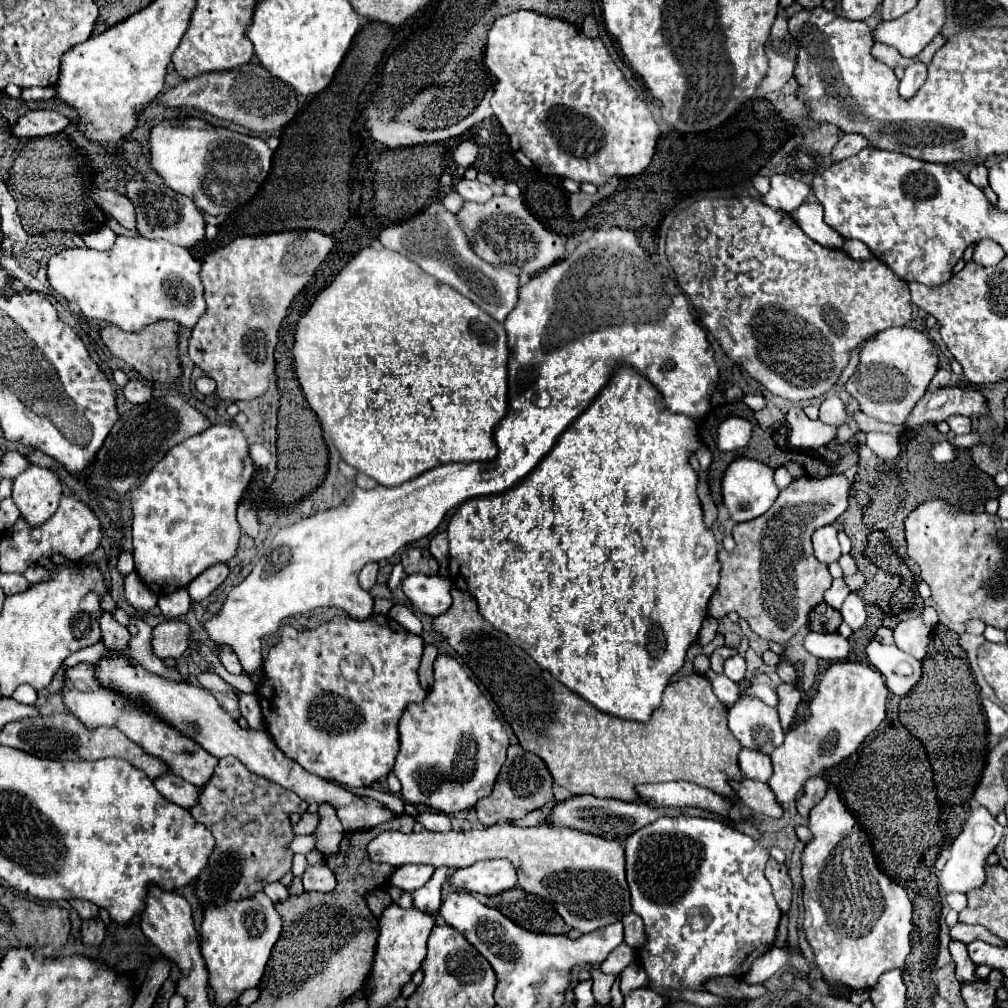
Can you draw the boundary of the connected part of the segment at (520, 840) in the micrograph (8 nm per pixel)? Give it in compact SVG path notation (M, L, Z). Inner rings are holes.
M509 821L497 823L491 829L473 829L473 831L449 831L449 833L401 833L401 831L383 831L375 839L367 843L367 853L377 863L389 863L393 867L405 863L425 863L433 867L469 867L483 859L509 859L519 875L519 887L529 893L535 893L551 903L555 903L557 913L563 921L577 929L579 933L589 933L599 927L621 921L631 911L631 893L625 879L625 849L619 841L609 841L591 833L575 831L575 829L557 829L553 825L537 825L537 827L515 827Z

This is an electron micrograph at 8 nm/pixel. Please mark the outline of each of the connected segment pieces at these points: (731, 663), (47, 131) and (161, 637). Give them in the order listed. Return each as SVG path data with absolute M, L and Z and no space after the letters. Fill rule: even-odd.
M733 655L729 659L725 659L723 663L723 673L731 679L731 681L741 681L745 677L745 659L739 655Z
M27 111L17 119L13 135L17 137L43 137L61 133L69 125L69 119L57 111Z
M165 621L153 629L153 655L159 659L179 659L189 647L191 631L183 621Z

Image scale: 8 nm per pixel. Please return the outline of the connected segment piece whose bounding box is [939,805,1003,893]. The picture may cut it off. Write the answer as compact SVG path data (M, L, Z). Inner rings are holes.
M975 805L971 809L969 819L963 825L963 831L957 835L957 839L951 843L951 857L943 871L939 873L939 883L945 891L957 891L967 893L971 889L979 889L985 885L985 861L995 851L999 841L1003 839L1003 827L995 821L995 817L981 805Z

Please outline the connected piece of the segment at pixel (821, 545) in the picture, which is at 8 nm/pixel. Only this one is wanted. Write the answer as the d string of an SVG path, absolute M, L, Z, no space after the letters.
M833 525L821 527L813 533L813 549L815 557L823 563L833 563L841 557L839 541L837 541L837 529Z

